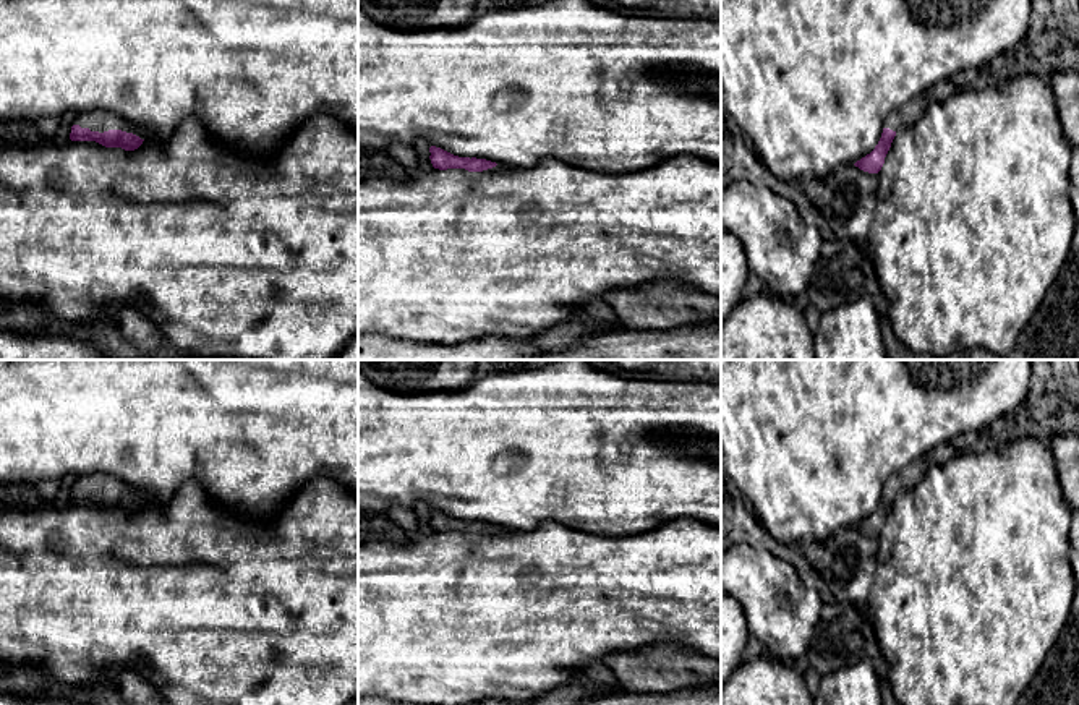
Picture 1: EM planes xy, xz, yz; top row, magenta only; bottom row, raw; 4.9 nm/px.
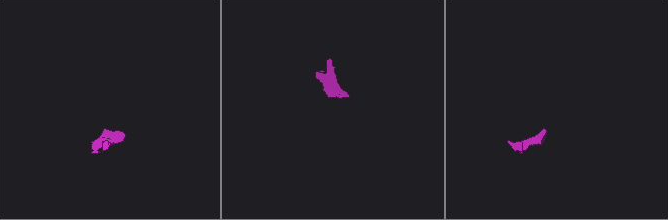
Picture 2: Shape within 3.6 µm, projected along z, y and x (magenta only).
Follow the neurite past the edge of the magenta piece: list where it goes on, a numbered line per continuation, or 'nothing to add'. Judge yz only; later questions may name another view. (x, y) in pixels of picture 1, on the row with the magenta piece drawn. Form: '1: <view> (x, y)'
1: yz (908, 114)

